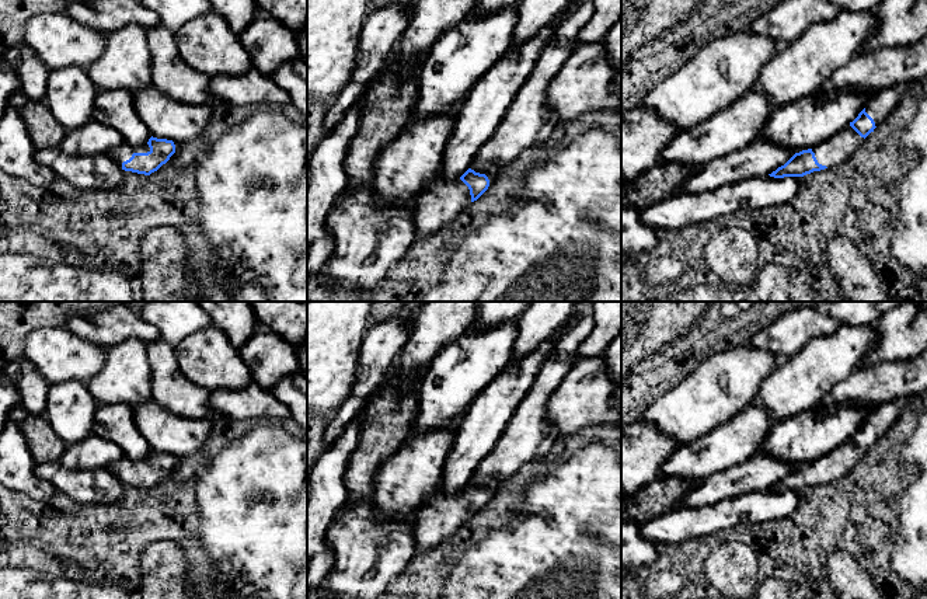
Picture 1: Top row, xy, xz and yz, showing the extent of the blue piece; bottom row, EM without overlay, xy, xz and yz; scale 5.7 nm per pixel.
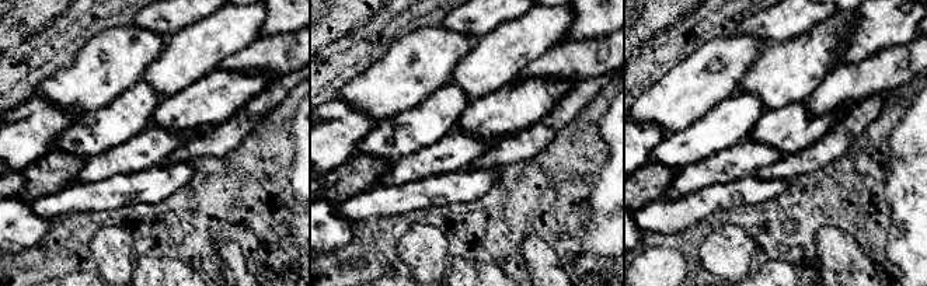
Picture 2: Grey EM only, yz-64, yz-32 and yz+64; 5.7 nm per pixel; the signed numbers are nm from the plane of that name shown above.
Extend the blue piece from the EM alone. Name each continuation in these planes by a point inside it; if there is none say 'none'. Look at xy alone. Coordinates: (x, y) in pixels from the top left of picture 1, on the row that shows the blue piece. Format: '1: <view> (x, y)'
1: xy (124, 152)

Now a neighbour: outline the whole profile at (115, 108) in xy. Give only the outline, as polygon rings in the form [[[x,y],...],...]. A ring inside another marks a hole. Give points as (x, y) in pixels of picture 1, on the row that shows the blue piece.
[[[125,90],[100,91],[94,102],[93,119],[116,129],[123,142],[132,146],[144,144],[151,137],[135,109],[133,95]]]

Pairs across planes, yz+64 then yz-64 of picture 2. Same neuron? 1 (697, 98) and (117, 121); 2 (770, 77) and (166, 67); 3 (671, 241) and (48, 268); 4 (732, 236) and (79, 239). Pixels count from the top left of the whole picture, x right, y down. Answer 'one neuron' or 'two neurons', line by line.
1: two neurons
2: one neuron
3: one neuron
4: two neurons

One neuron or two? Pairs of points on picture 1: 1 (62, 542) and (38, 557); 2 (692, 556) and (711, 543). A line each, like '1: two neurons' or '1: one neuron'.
1: one neuron
2: one neuron

